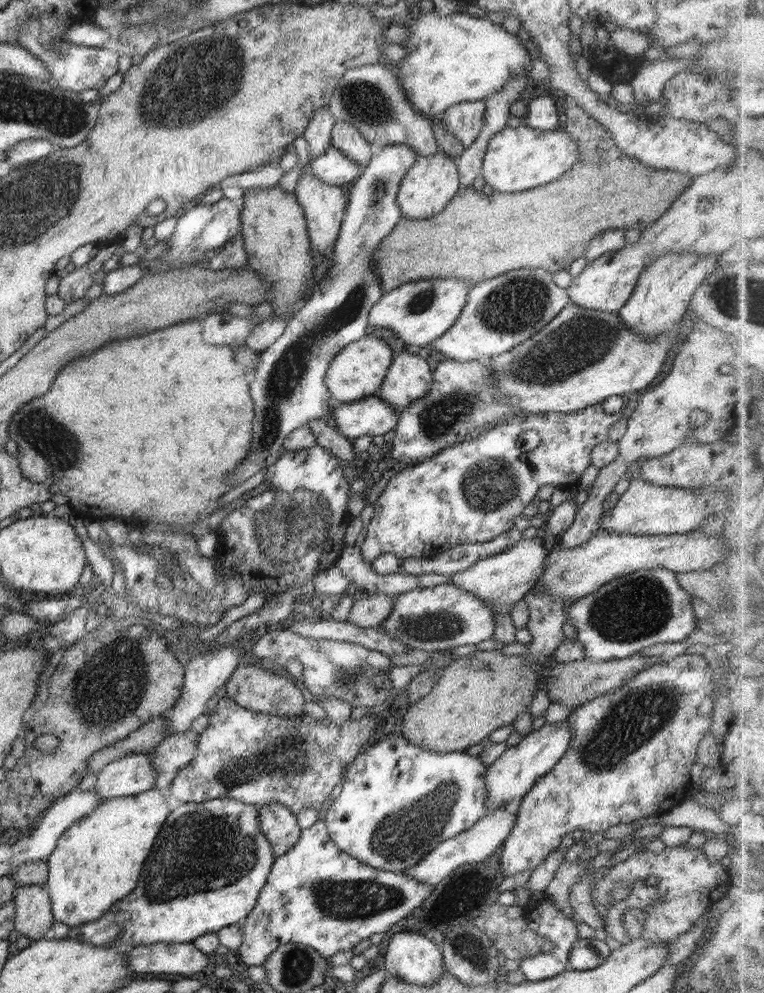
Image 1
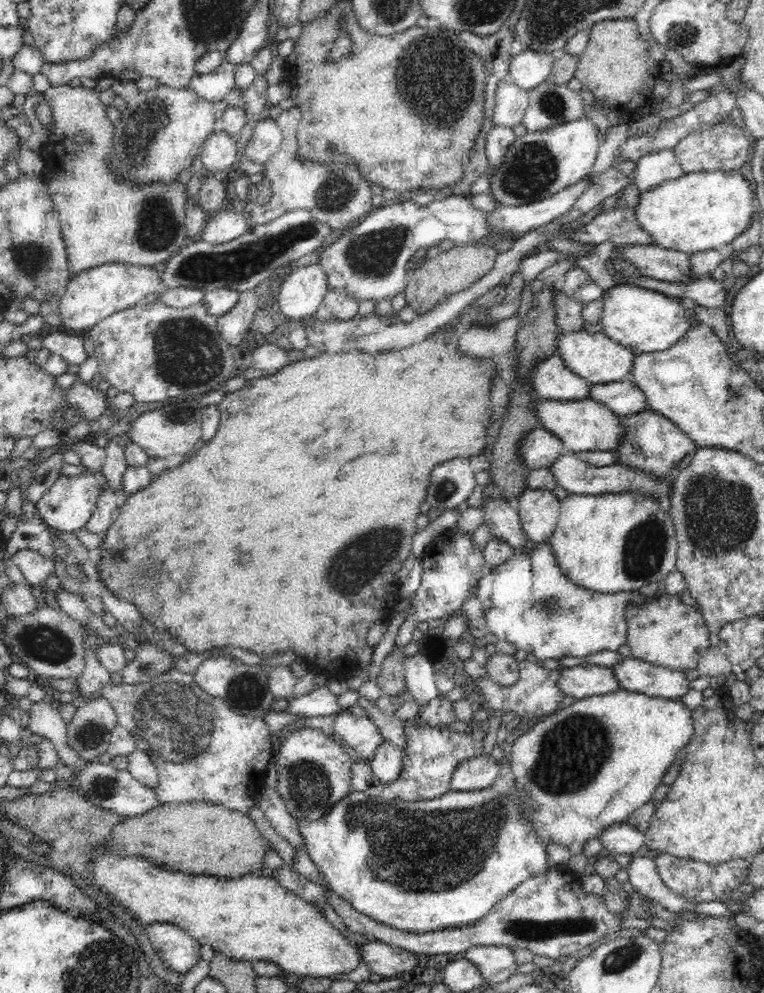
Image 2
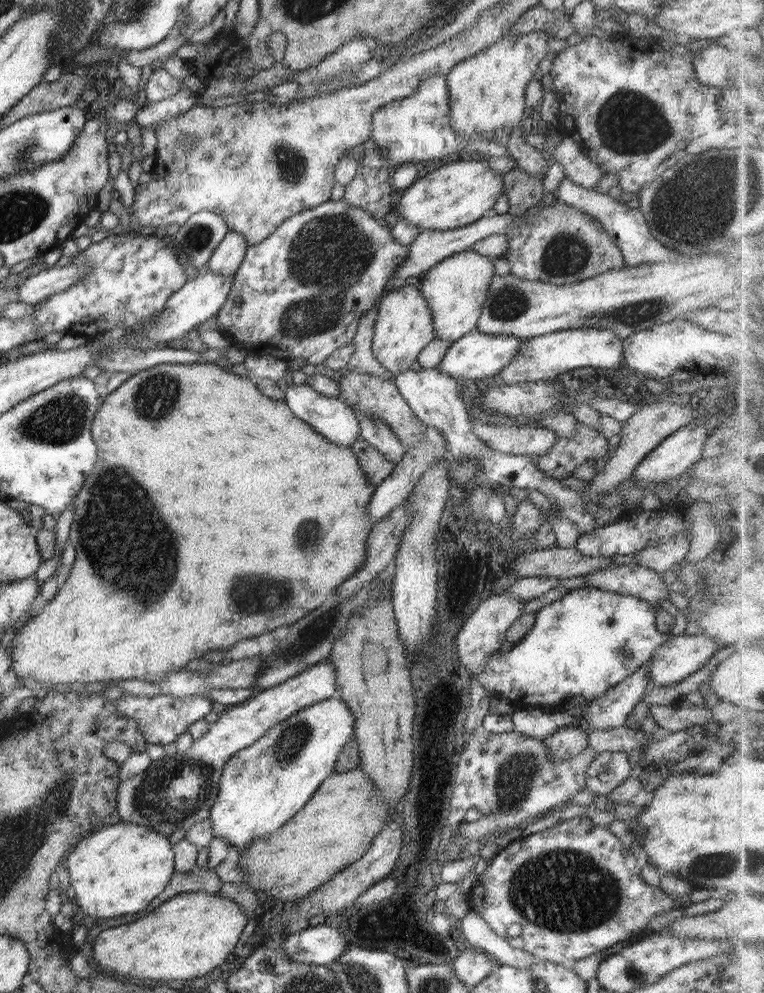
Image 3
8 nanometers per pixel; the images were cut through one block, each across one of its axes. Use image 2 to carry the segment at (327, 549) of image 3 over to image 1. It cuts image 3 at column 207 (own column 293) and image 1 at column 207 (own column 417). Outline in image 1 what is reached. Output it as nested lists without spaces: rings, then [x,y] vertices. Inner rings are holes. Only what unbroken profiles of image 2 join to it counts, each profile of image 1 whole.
[[[188,320],[180,322],[162,330],[155,330],[140,336],[140,338],[126,338],[126,340],[112,340],[106,342],[102,348],[98,348],[90,356],[80,356],[72,360],[68,366],[64,366],[58,376],[54,378],[48,392],[40,398],[32,398],[30,402],[22,404],[16,414],[8,422],[8,436],[16,441],[18,446],[17,460],[20,463],[20,471],[26,479],[32,482],[42,483],[46,480],[54,480],[50,484],[50,492],[63,494],[70,498],[68,504],[77,515],[86,518],[112,519],[120,518],[127,525],[137,527],[146,534],[151,529],[156,531],[162,526],[170,526],[172,531],[197,536],[201,533],[213,532],[218,538],[222,538],[222,525],[218,523],[214,531],[210,529],[197,529],[198,522],[214,514],[216,510],[224,508],[220,504],[220,498],[228,492],[228,472],[234,470],[246,456],[252,443],[252,422],[255,417],[254,401],[250,394],[250,381],[252,374],[246,374],[246,369],[240,362],[234,359],[234,350],[228,346],[214,346],[202,339],[202,320]]]

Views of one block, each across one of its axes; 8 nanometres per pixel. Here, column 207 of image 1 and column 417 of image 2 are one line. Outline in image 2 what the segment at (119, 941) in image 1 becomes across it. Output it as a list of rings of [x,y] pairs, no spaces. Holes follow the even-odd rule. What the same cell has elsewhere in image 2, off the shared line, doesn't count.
[[[494,788],[482,791],[449,791],[439,798],[415,802],[405,802],[385,793],[378,797],[370,797],[368,794],[352,790],[350,795],[340,800],[338,804],[334,804],[324,818],[318,818],[314,822],[297,819],[296,821],[298,821],[300,833],[306,841],[306,852],[314,861],[314,865],[318,868],[322,879],[326,881],[326,885],[330,885],[330,889],[336,895],[342,897],[342,900],[350,903],[354,910],[365,914],[376,922],[406,933],[425,934],[441,929],[474,924],[477,920],[486,916],[497,902],[500,902],[527,878],[546,872],[550,860],[548,853],[546,853],[546,847],[542,846],[532,823],[525,819],[524,814],[521,814],[520,805],[512,800],[509,792],[500,794]]]

